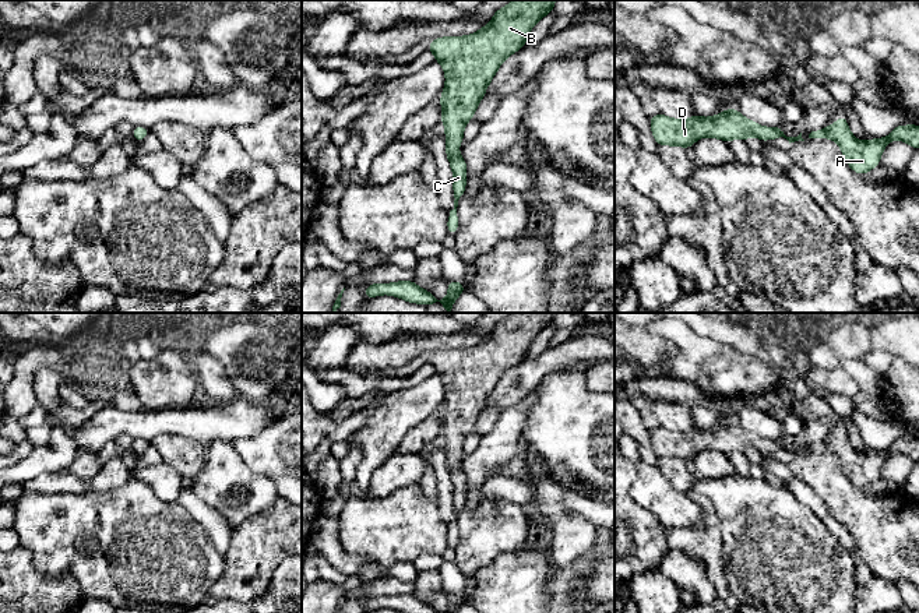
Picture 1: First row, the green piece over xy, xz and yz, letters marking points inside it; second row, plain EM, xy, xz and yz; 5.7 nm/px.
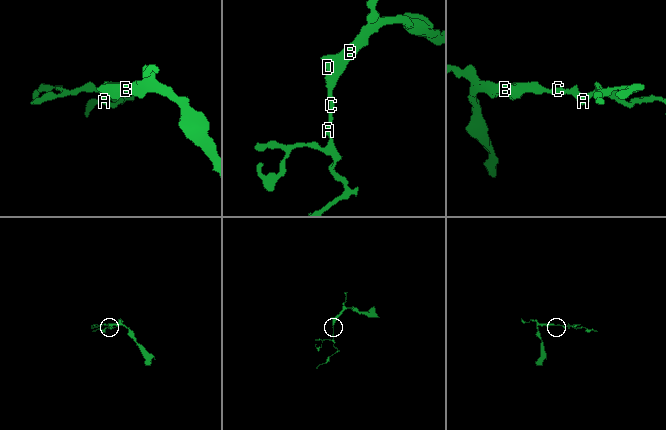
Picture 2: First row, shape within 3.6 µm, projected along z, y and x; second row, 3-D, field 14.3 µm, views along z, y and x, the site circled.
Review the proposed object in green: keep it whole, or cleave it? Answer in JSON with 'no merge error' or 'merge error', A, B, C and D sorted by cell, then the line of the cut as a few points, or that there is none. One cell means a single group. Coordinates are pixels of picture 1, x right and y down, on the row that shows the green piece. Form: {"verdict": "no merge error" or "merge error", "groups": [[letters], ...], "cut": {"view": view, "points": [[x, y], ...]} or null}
{"verdict": "no merge error", "groups": [["A", "B", "C", "D"]], "cut": null}

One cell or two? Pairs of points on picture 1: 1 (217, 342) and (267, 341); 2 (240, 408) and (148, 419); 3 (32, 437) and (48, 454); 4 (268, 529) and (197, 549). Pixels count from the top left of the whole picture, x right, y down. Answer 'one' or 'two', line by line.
1: one
2: one
3: two
4: two

